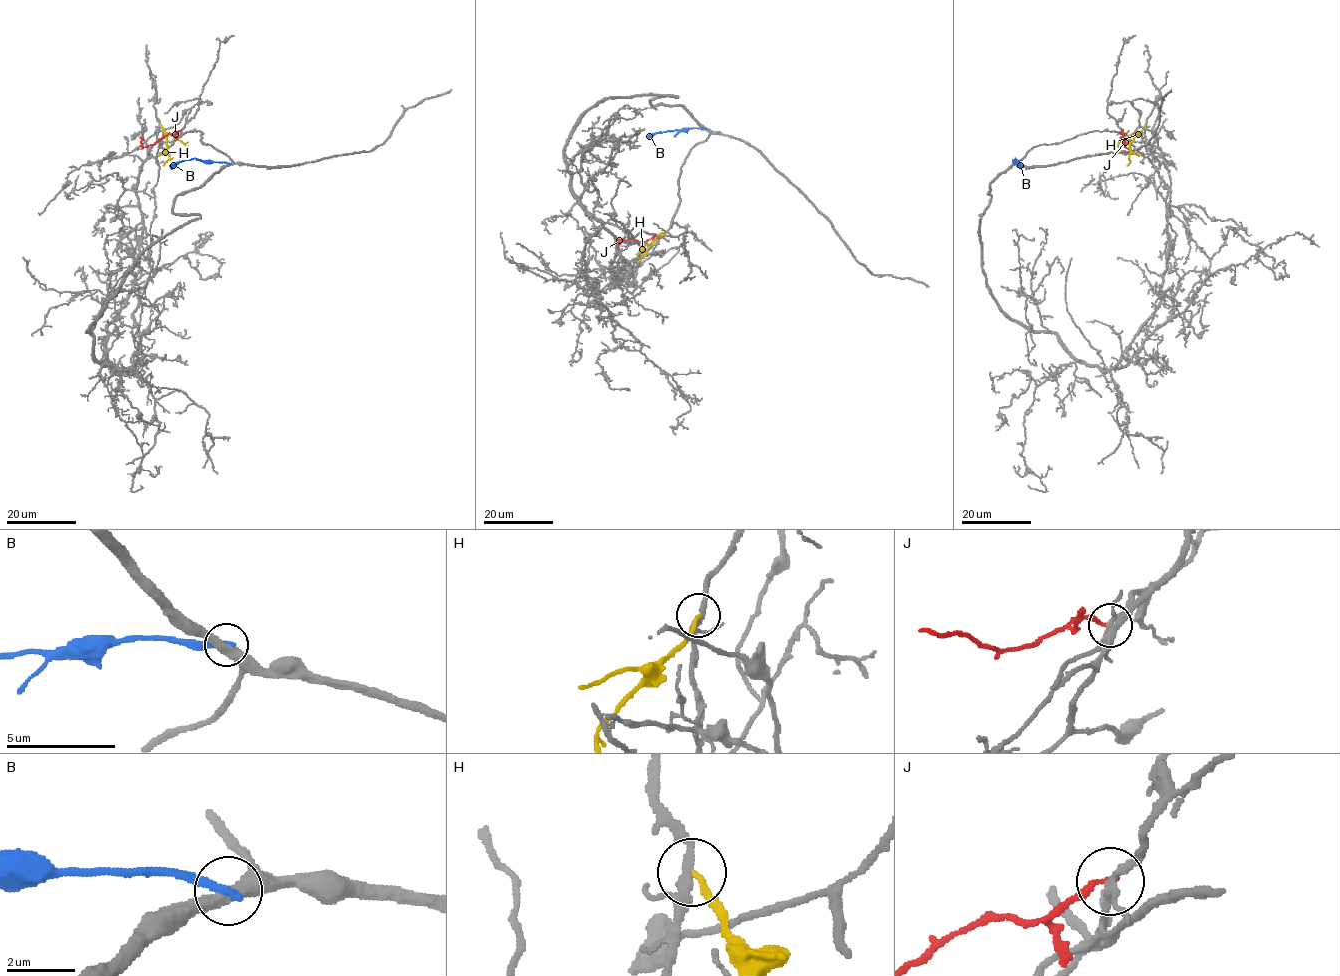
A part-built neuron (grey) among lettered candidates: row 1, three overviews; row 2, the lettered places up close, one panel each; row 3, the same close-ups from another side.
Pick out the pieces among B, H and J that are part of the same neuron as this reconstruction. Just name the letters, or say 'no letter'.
no letter

